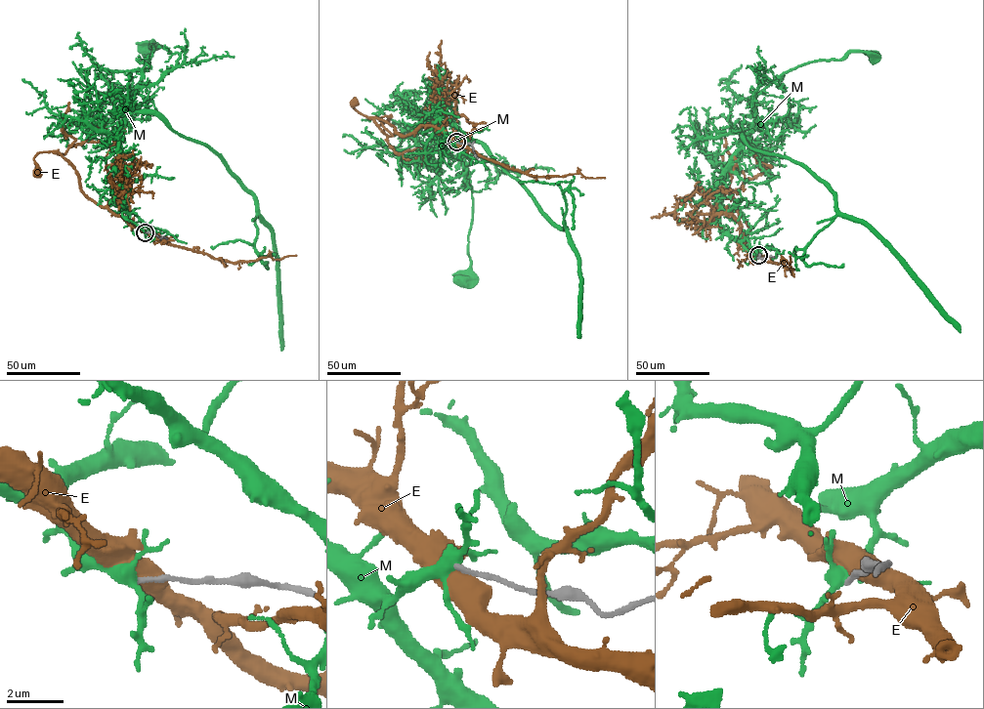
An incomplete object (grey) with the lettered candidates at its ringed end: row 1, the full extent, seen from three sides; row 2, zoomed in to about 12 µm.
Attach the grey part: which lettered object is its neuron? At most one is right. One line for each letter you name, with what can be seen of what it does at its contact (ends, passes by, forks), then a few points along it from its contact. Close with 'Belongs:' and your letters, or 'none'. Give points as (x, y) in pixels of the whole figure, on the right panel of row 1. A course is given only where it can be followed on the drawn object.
Belongs: none

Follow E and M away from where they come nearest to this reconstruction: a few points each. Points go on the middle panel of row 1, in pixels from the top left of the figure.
E: (456, 143), (431, 126), (420, 125), (401, 136), (382, 120), (368, 118), (359, 113), (352, 106), (355, 103)
M: (456, 142), (447, 136), (435, 107), (446, 141), (480, 143), (567, 231), (579, 268), (577, 337)

